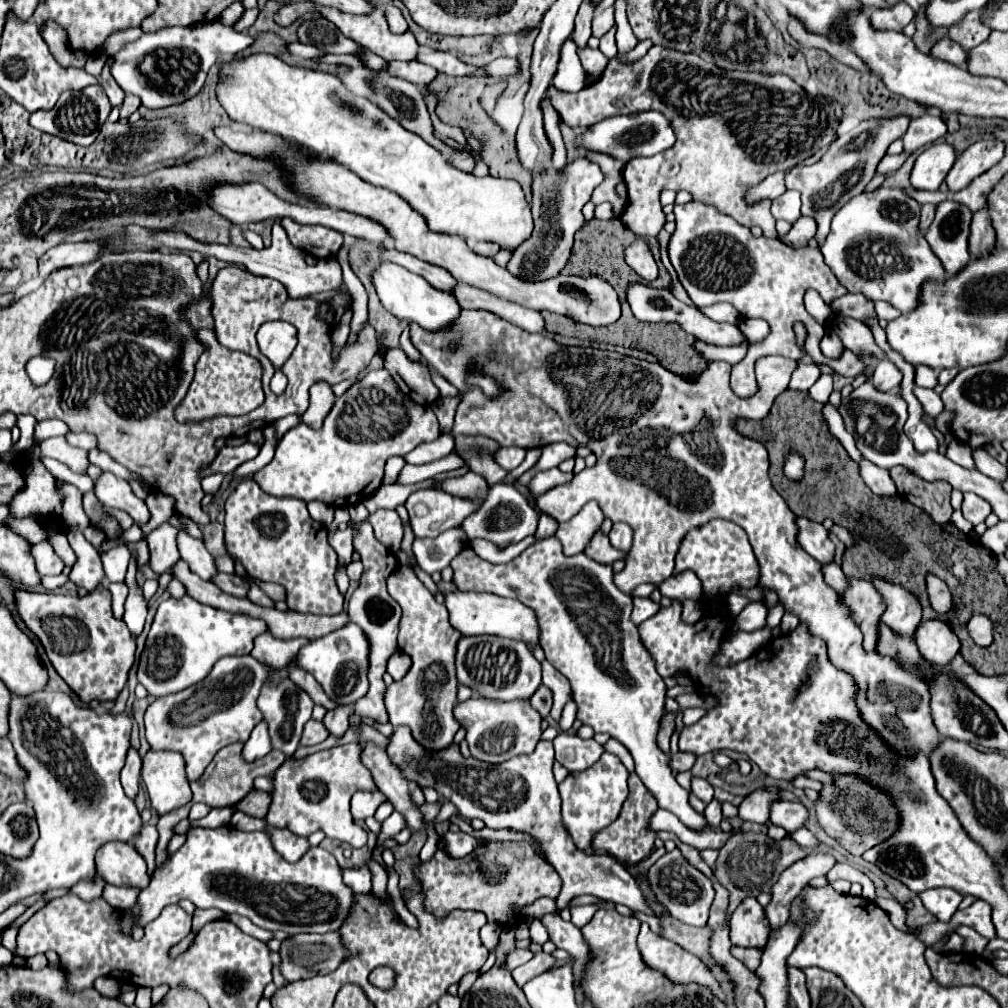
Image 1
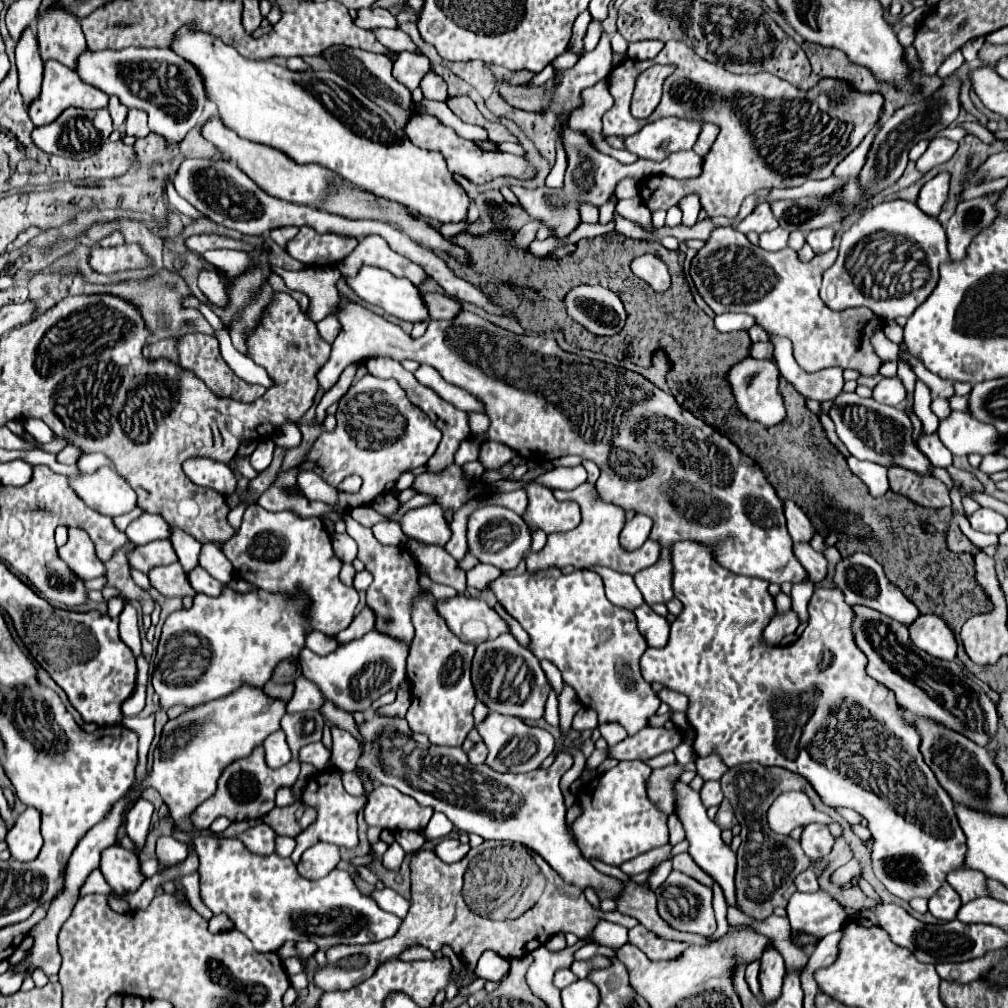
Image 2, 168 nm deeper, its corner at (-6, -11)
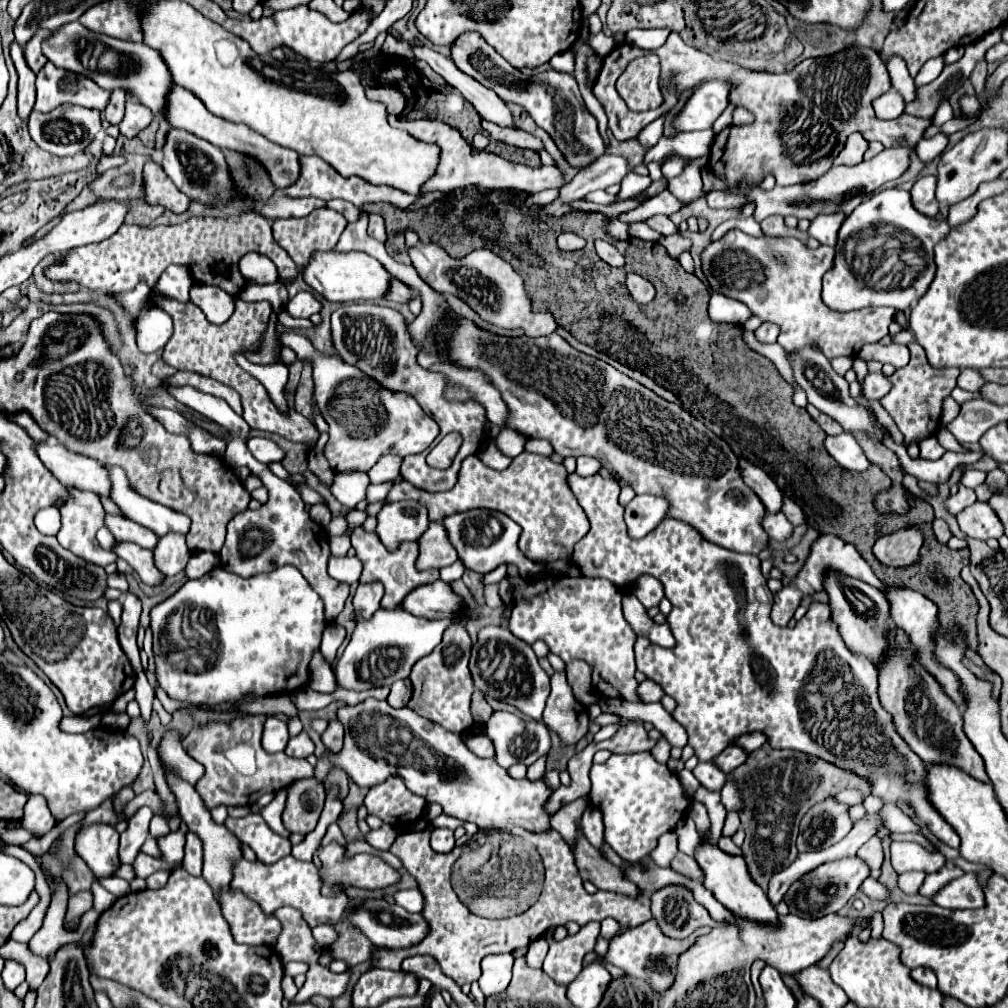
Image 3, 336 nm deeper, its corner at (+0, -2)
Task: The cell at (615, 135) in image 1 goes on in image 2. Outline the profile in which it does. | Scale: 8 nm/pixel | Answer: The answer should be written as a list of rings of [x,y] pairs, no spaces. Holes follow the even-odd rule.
[[[660,118],[648,122],[642,130],[624,138],[626,150],[638,158],[662,162],[668,154],[678,150],[690,150],[698,138],[700,126],[696,120]]]

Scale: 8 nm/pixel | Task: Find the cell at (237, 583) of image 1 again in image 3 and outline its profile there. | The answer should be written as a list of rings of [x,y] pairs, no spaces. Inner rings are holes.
[[[168,533],[158,537],[158,543],[152,549],[152,553],[154,553],[154,563],[162,575],[176,575],[184,571],[190,559],[186,539],[180,533]]]

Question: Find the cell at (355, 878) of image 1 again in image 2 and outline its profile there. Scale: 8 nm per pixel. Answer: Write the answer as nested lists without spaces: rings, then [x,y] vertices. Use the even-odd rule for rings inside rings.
[[[392,888],[372,890],[370,896],[376,900],[376,904],[378,904],[382,910],[392,912],[392,914],[396,914],[396,916],[400,916],[400,918],[404,918],[406,912],[408,912],[408,908],[410,908],[410,902],[404,900],[404,898],[402,898],[398,892],[394,892]]]

